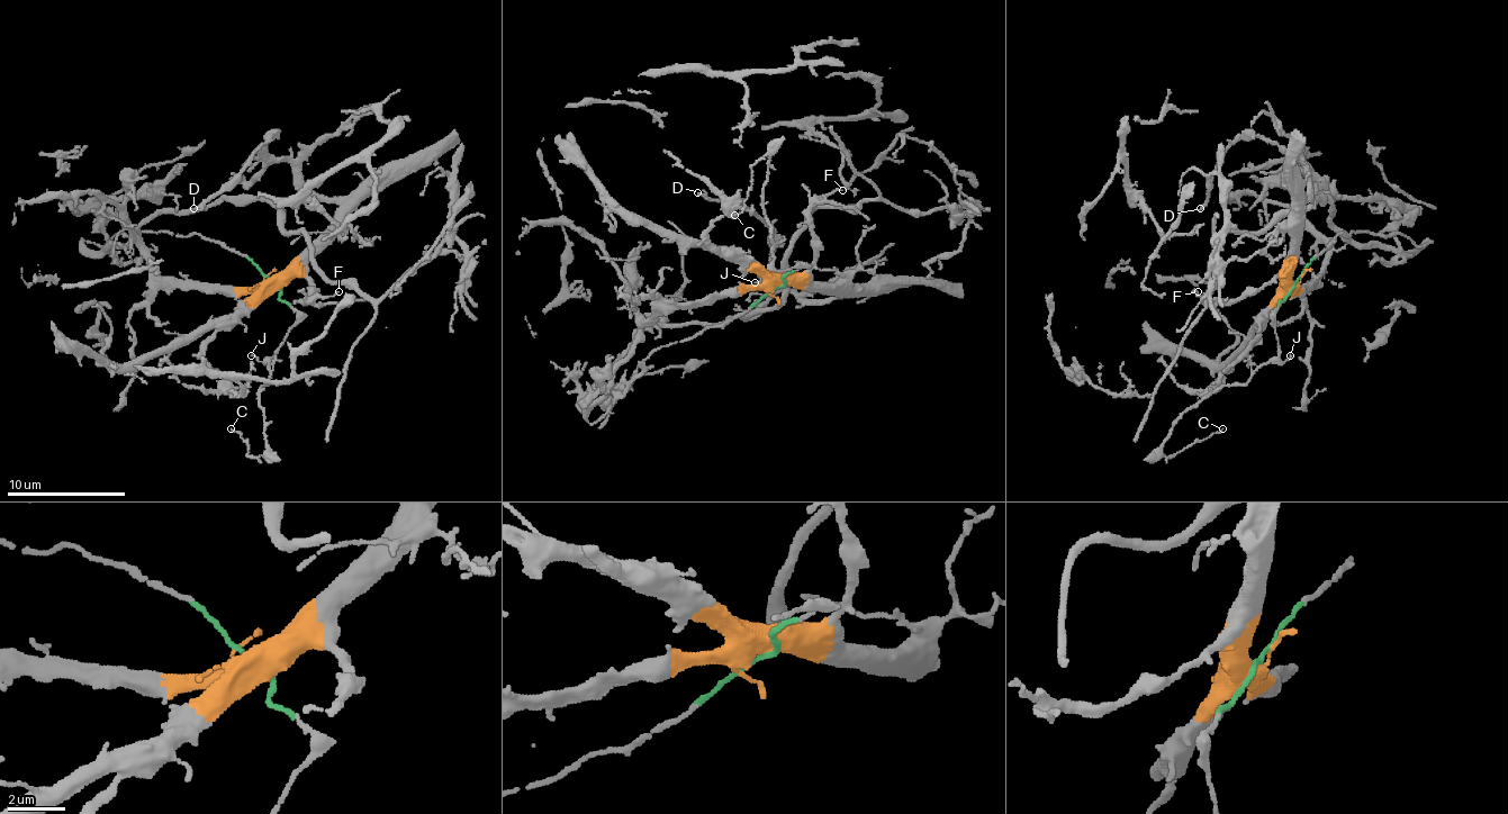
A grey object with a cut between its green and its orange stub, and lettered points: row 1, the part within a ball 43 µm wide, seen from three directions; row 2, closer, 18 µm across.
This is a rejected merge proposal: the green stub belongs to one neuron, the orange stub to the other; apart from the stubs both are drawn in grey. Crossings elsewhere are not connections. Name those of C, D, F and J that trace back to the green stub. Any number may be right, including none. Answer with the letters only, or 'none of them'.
C, J

